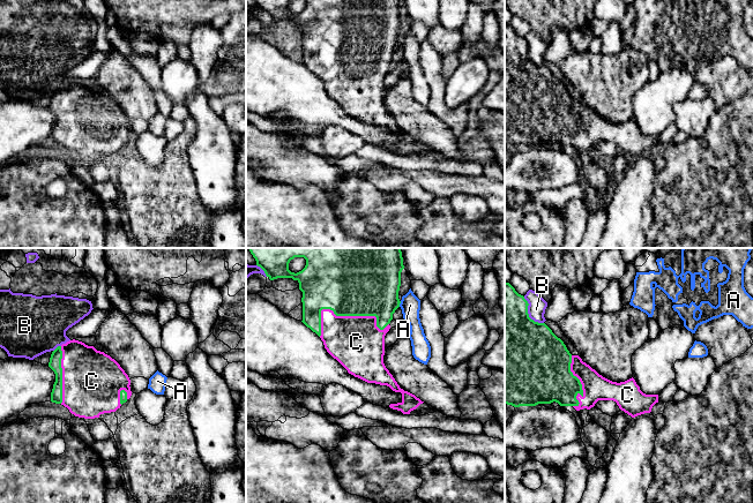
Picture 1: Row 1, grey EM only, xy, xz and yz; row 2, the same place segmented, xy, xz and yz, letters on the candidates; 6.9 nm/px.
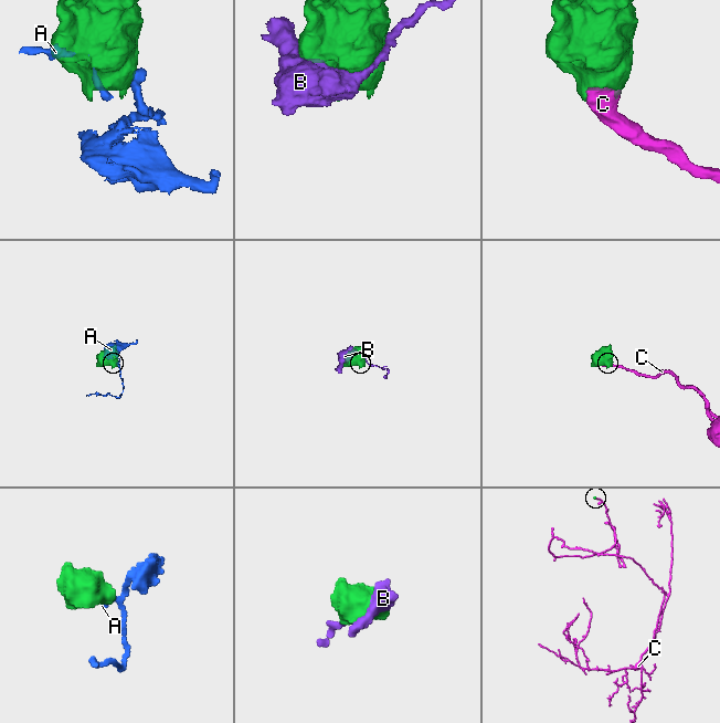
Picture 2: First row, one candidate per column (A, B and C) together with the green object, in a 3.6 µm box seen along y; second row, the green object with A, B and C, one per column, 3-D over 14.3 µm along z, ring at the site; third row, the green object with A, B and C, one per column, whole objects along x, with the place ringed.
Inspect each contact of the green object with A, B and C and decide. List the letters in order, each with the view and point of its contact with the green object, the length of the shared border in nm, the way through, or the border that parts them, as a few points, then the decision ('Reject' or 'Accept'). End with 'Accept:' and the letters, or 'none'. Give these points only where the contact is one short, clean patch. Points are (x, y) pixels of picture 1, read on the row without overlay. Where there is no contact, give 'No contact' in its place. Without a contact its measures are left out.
A: Touches green at xz (400, 44). Shared border 40 nm. Boundary: xz (401, 43), (399, 47). Reject
B: Touches green at yz (528, 55). Shared border 240 nm. Reject
C: Touches green at xz (345, 57). Shared border 500 nm. Accept
Accept: C

